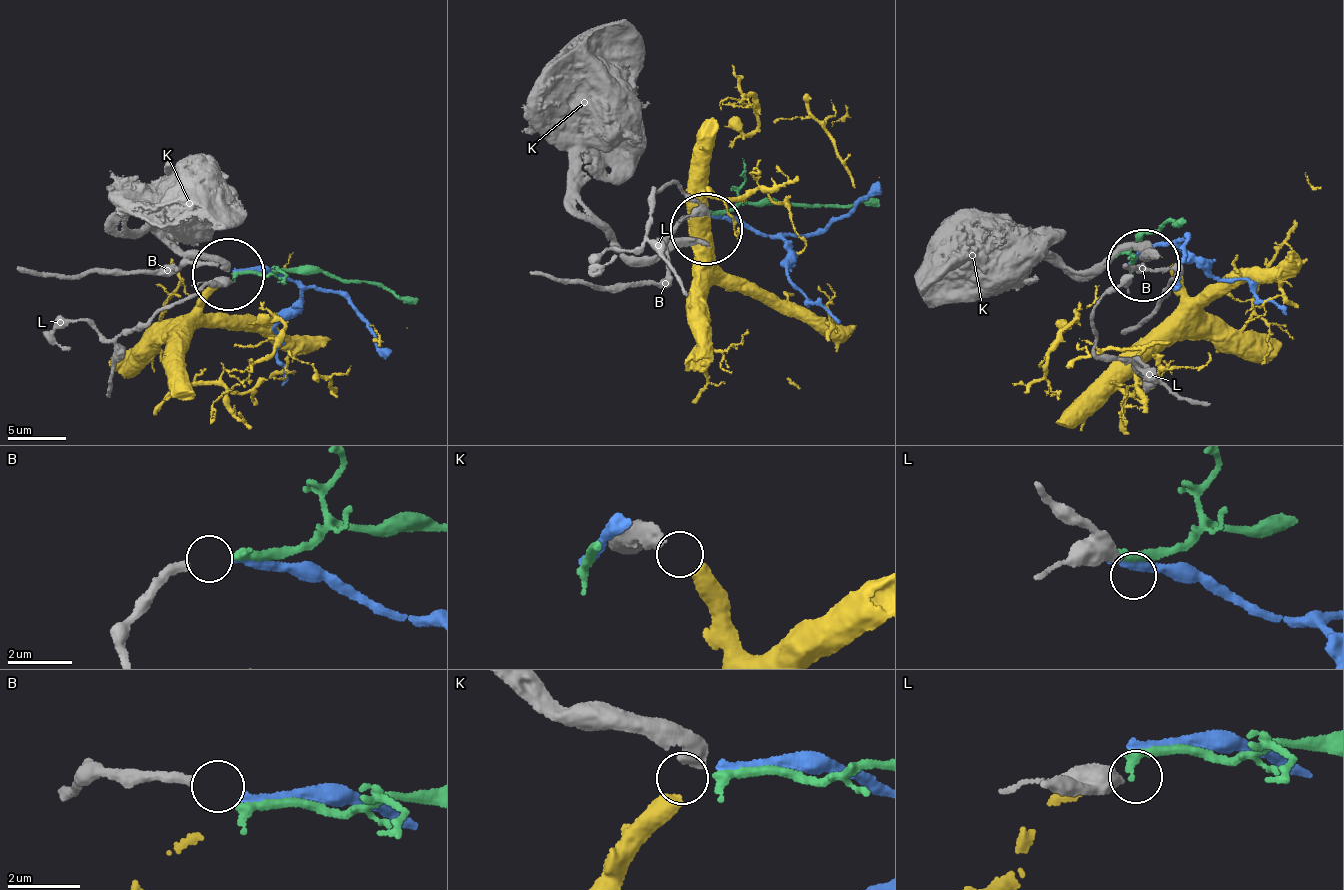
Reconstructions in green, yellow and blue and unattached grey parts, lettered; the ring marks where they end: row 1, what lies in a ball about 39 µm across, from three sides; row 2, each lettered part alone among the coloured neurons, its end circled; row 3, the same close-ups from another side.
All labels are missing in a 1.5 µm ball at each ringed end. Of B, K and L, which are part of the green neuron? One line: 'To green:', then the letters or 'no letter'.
To green: no letter

